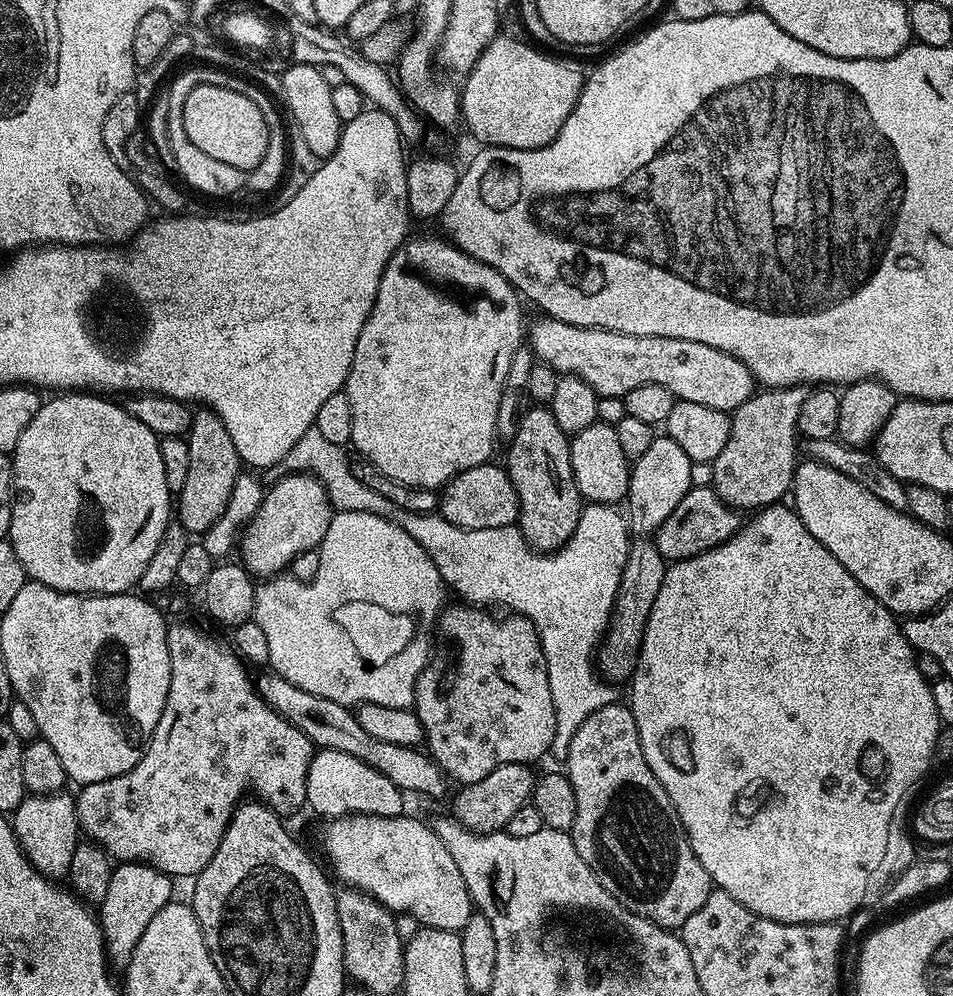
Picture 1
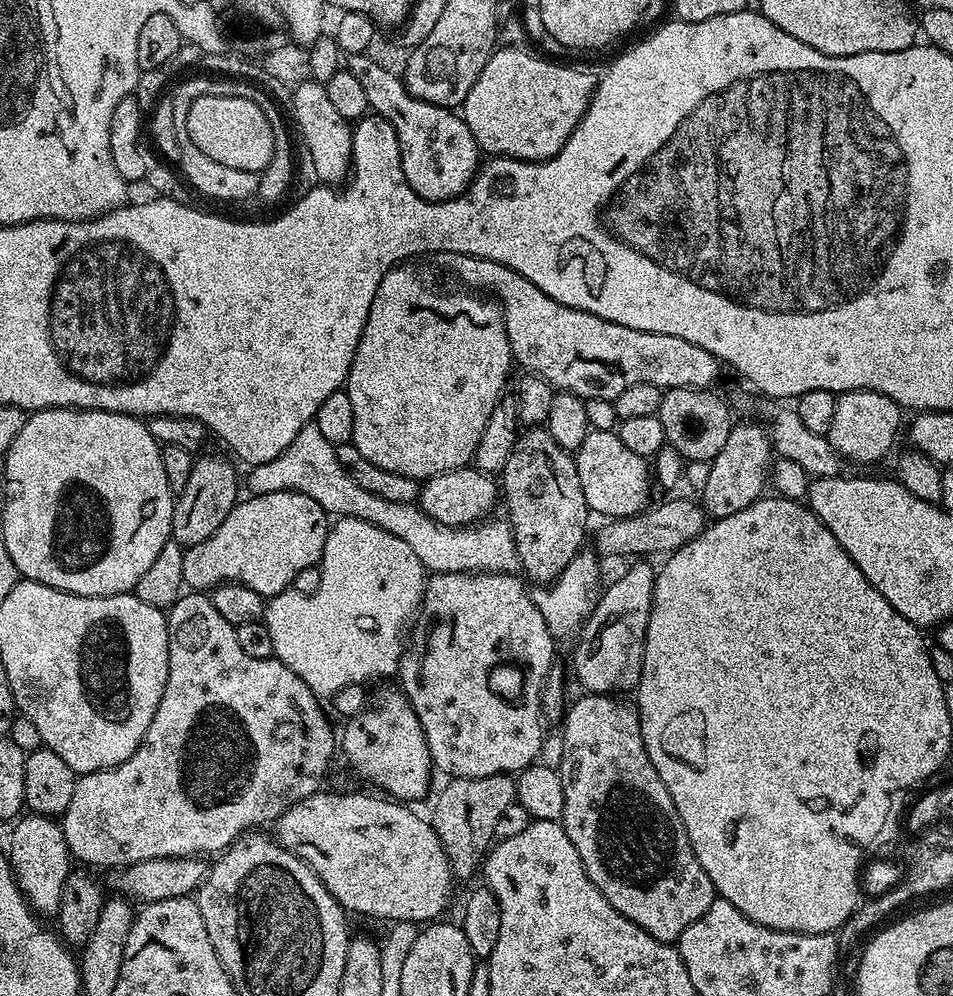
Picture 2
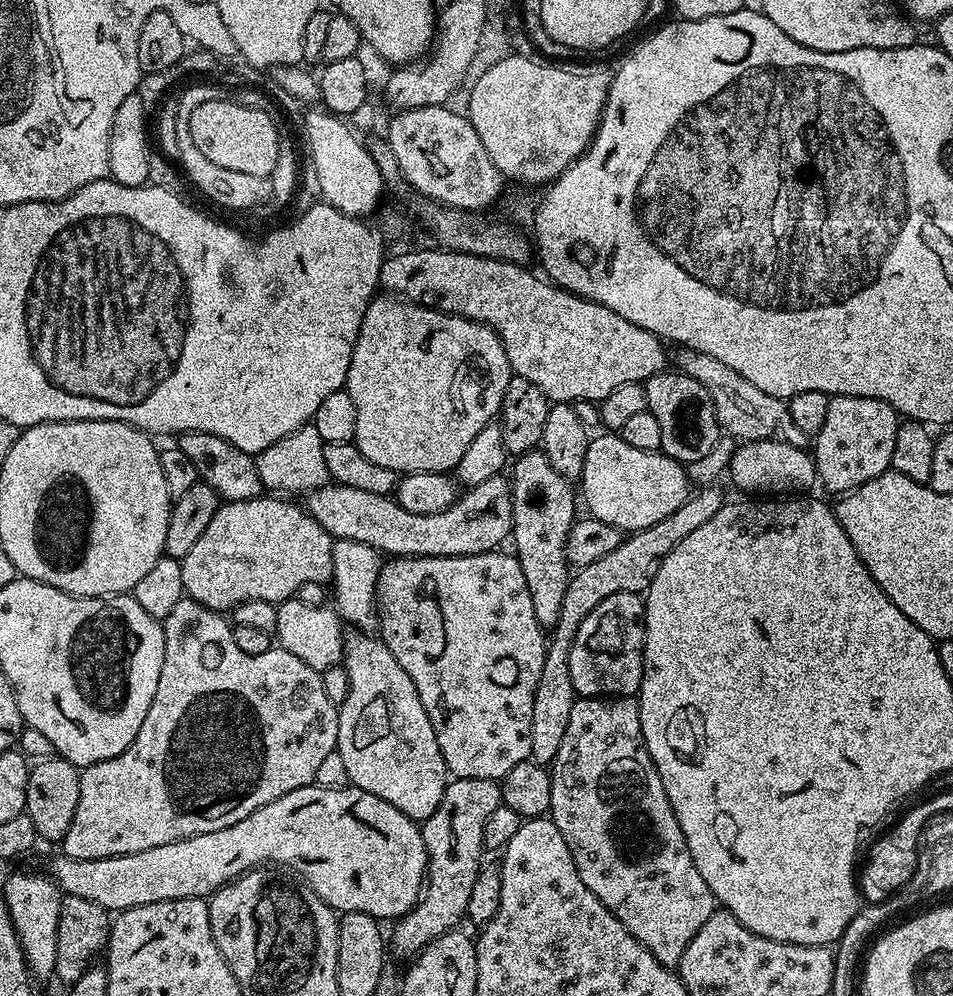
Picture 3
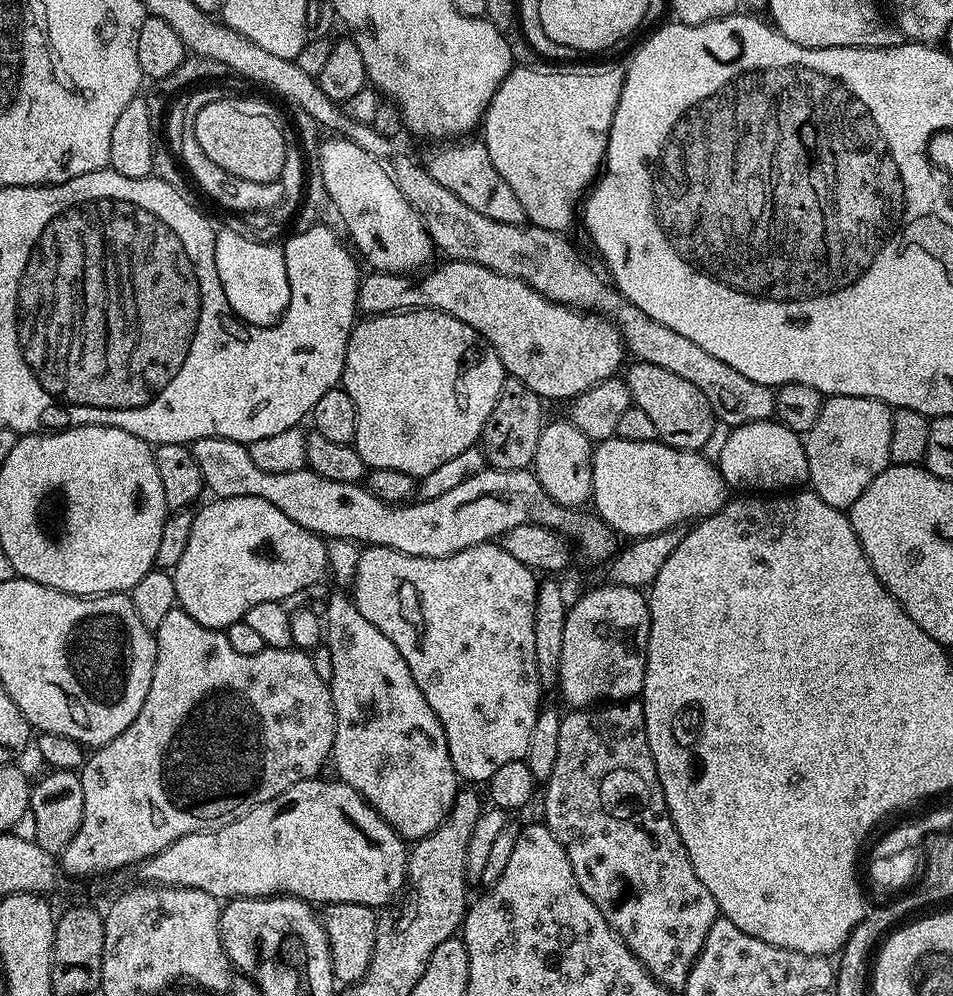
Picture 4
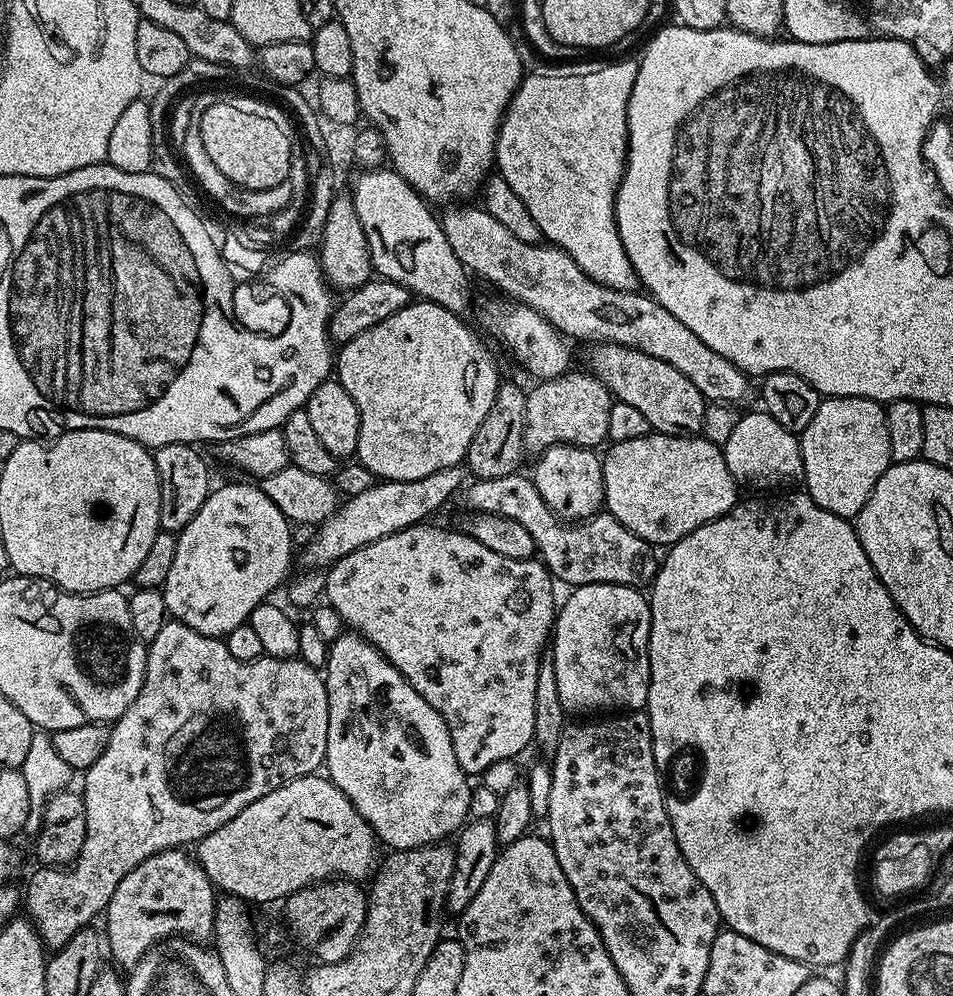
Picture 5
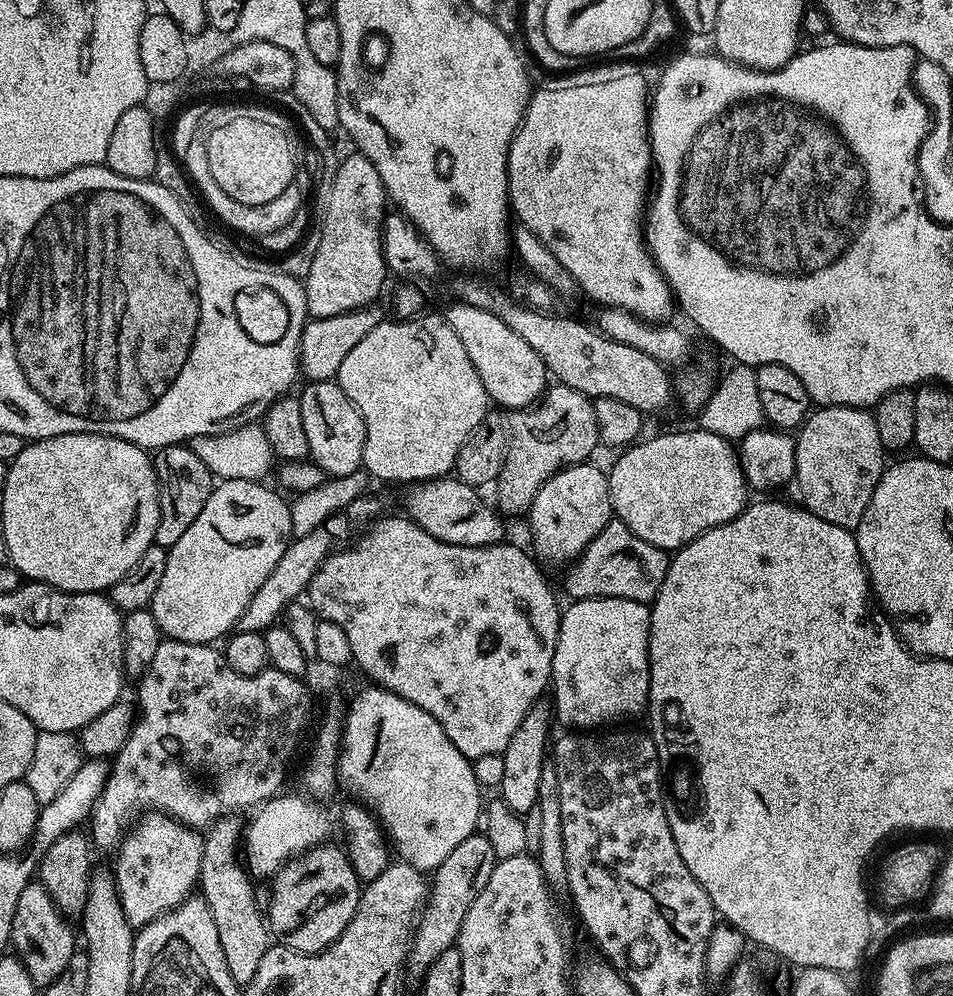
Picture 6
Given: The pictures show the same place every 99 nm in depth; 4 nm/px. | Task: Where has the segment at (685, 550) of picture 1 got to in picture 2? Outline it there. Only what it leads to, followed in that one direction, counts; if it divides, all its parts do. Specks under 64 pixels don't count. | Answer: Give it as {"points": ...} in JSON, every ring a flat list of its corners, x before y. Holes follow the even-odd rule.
{"points":[[695,499,692,500,668,500,665,504,649,507,637,516,621,516,609,519,596,532,596,545,594,551,597,557,604,556,632,556,628,558,644,558,647,552,664,552,671,554,676,552,686,542,690,542,699,532,706,527,706,513]]}

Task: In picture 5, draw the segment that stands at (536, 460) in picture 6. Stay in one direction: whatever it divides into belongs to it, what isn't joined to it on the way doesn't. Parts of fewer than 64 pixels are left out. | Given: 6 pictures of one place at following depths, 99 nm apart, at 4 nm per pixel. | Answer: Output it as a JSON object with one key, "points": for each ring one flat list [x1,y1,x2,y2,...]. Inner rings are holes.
{"points":[[569,370,553,380,542,380,533,392,527,393,526,414,524,415,524,446,529,453,539,454,555,444,573,444,579,448,599,449,600,443,608,440,610,430,610,410,614,403,612,391,589,371]]}

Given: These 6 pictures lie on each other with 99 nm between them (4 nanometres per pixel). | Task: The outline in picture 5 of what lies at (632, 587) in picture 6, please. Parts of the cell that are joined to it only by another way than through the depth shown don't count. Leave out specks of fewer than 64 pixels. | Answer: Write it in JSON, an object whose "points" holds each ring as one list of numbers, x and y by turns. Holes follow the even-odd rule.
{"points":[[513,474,502,478,490,478,489,480,476,480,467,485,463,493,464,500,469,504,472,512,489,512,506,518,514,518,521,526,526,526,530,536,534,538,539,559,545,568,552,573,557,581,560,580,567,586,578,584,631,584,643,585,655,577,658,567,657,557,652,557,653,549,638,534,626,530,618,518,614,518,607,510,601,510,588,520,579,522,565,522,559,516,555,516,542,500,542,494,538,494,536,483,527,475]]}

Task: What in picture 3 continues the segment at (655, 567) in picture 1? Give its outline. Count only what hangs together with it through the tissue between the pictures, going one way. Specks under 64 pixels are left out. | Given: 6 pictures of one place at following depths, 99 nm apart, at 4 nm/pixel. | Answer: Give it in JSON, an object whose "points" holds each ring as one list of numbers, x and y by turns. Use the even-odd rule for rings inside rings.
{"points":[[635,592,610,594,578,626,578,634,570,646,570,682,580,698,611,698,613,696,635,697,640,691,644,673,644,602]]}

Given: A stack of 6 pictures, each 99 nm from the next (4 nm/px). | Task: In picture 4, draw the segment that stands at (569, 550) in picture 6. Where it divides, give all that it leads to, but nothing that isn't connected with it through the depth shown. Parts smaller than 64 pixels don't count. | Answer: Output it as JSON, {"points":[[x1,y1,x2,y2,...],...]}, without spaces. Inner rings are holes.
{"points":[[549,419,538,438,534,471,542,490,565,506,584,506,592,499,593,441,571,419]]}

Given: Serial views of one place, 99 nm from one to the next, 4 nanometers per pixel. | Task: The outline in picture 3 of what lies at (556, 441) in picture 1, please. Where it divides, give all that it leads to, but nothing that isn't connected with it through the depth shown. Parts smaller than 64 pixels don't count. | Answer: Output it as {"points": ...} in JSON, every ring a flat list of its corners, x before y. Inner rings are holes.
{"points":[[543,450,523,452,521,456,515,457,511,468,510,540,511,543,516,543,514,555,522,566,522,574,526,574,526,590,530,590,534,618,538,618,541,626,551,626,558,622,558,614,562,614,562,602,566,598,566,586,570,579,566,538,578,519,578,496,574,491,573,481,567,480,562,474,558,474,558,470,554,470,554,466,550,466,550,458,546,458]]}

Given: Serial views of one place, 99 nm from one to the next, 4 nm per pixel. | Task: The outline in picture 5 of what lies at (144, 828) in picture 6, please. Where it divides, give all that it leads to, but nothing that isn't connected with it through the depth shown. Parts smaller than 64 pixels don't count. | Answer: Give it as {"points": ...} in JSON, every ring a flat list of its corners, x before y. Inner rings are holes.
{"points":[[168,848,164,852,154,854,146,858,122,882,118,882,118,890,110,898,106,909,108,916,108,936,106,932,106,948,112,951,112,956,121,964,119,967,124,970,131,970,136,967,136,963,144,957,156,944,164,940,170,940,173,936,184,936,191,934,196,938,206,938,212,936,212,923,216,913,216,901,218,899,217,889,210,882,210,878,202,870,200,861,188,856,187,851,180,848]]}

